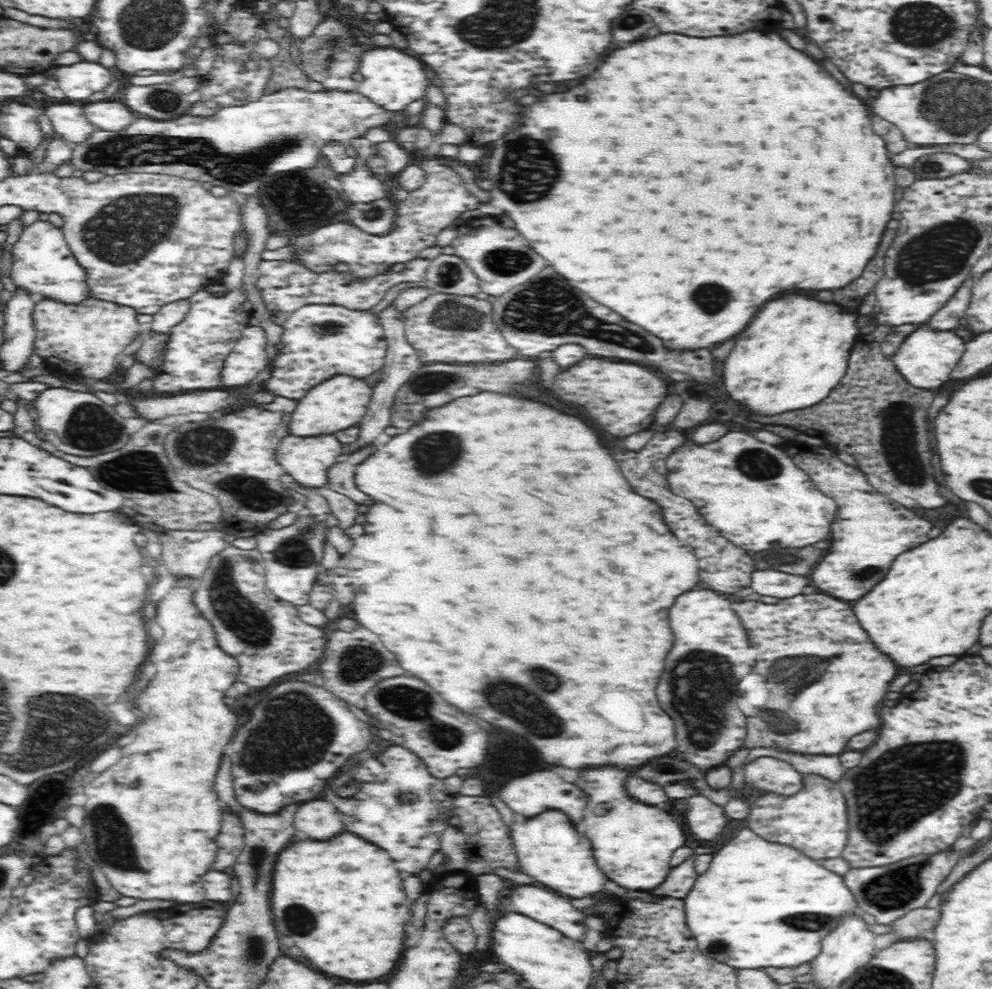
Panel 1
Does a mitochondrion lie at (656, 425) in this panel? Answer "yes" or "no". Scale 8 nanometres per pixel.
no

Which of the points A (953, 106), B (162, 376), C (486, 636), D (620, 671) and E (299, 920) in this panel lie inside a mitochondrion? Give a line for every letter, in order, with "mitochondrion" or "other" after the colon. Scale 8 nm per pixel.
A: mitochondrion
B: other
C: other
D: other
E: mitochondrion

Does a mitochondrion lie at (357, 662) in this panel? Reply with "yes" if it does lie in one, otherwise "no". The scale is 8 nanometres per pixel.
yes

